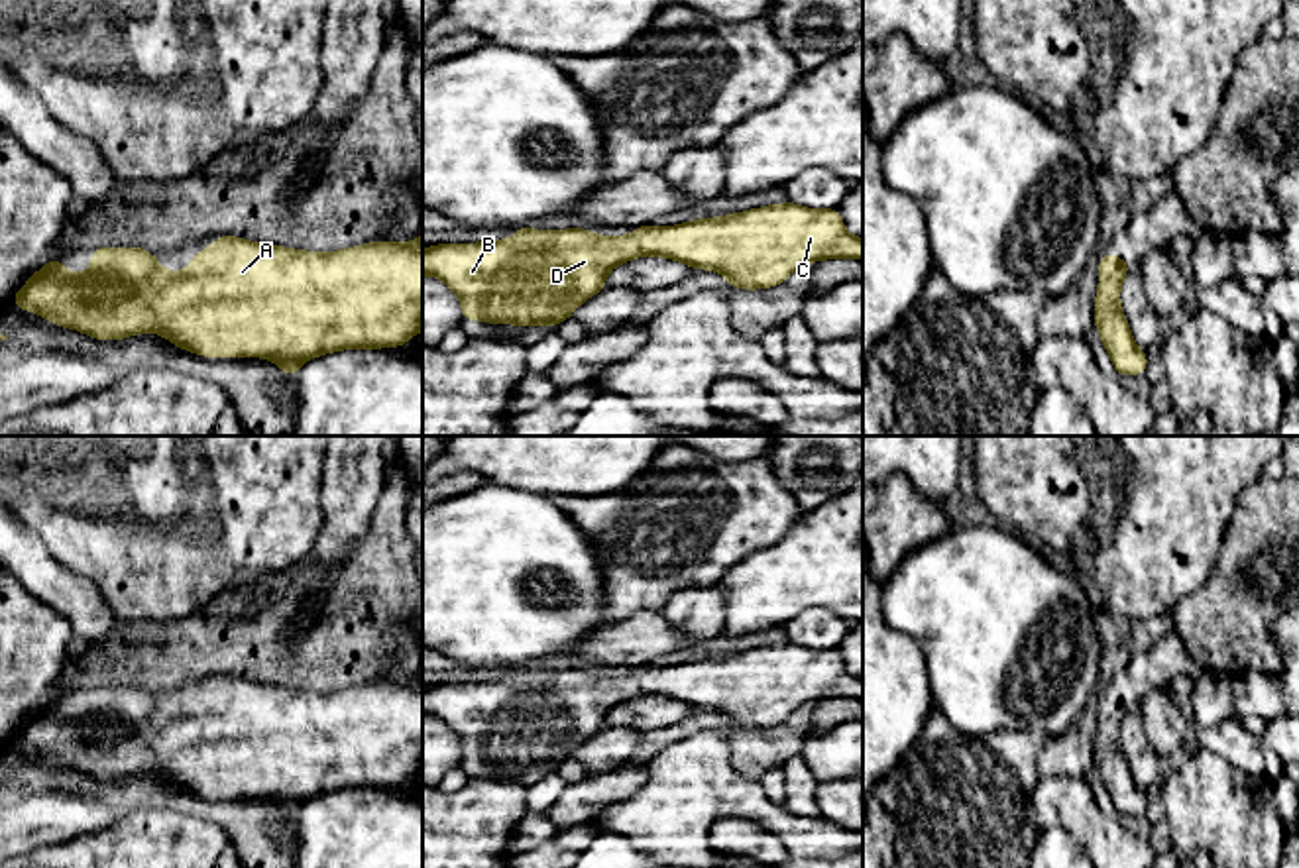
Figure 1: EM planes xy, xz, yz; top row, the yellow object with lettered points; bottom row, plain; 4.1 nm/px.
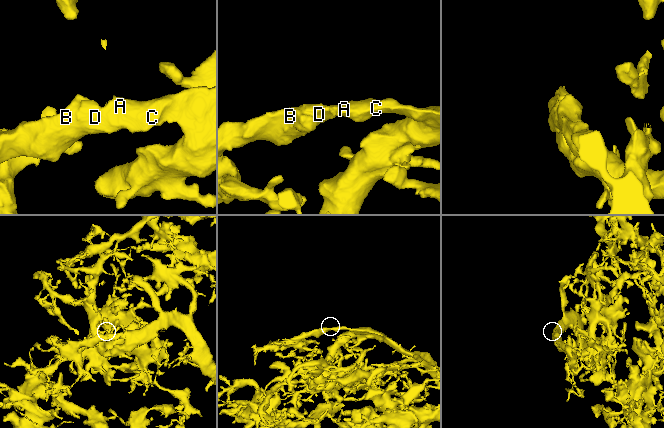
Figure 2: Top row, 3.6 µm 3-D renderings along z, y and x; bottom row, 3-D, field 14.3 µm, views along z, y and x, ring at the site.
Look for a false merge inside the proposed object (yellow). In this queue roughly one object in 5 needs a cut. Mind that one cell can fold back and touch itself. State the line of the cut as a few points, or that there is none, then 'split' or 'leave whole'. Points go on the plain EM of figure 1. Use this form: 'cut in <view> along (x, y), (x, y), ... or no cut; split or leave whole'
no cut; leave whole

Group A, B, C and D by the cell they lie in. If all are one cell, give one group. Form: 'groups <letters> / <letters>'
groups A B C D

